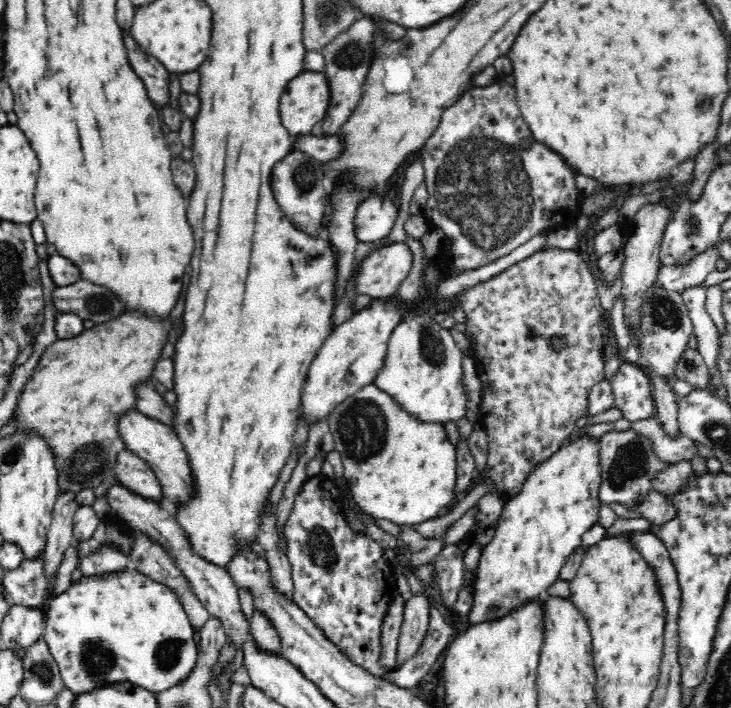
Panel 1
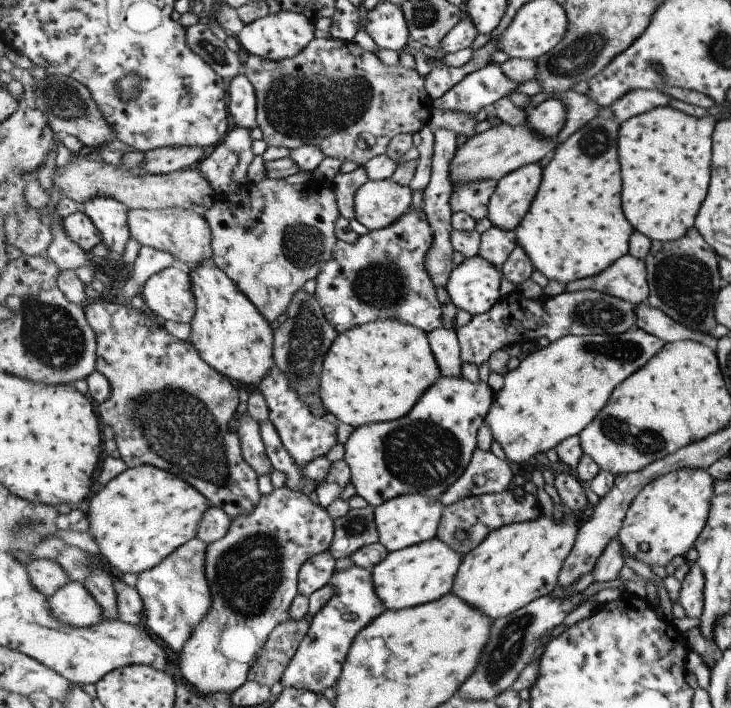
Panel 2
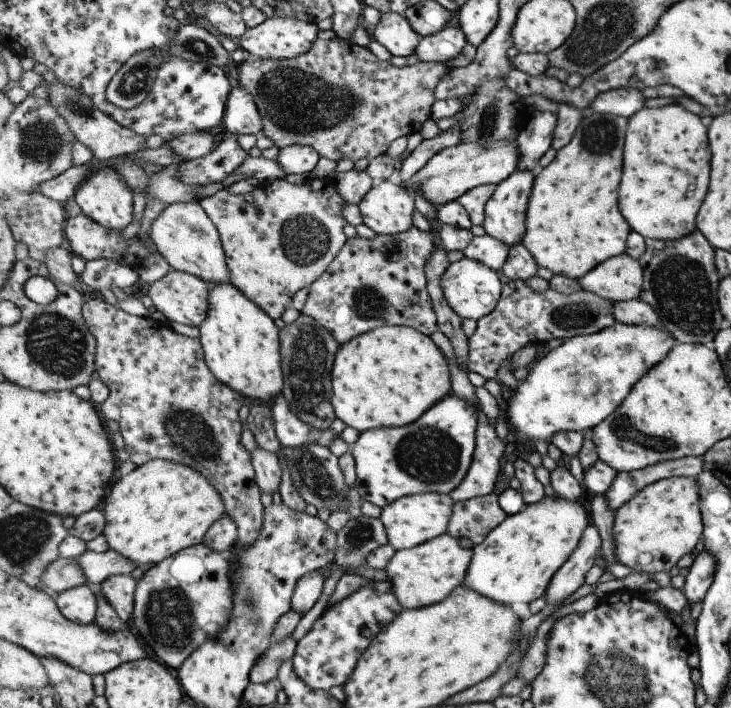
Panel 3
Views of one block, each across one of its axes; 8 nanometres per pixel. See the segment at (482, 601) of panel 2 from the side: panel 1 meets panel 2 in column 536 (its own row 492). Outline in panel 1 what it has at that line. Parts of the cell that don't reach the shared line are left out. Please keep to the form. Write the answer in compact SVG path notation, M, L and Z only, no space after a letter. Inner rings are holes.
M586 432L574 435L564 442L562 448L541 462L528 476L522 490L506 500L504 510L496 524L496 534L484 550L476 573L476 594L473 606L465 617L471 624L493 619L511 611L518 603L531 601L546 595L548 587L557 580L566 557L581 546L582 534L598 522L600 514L600 486L602 465L600 464L600 439Z

